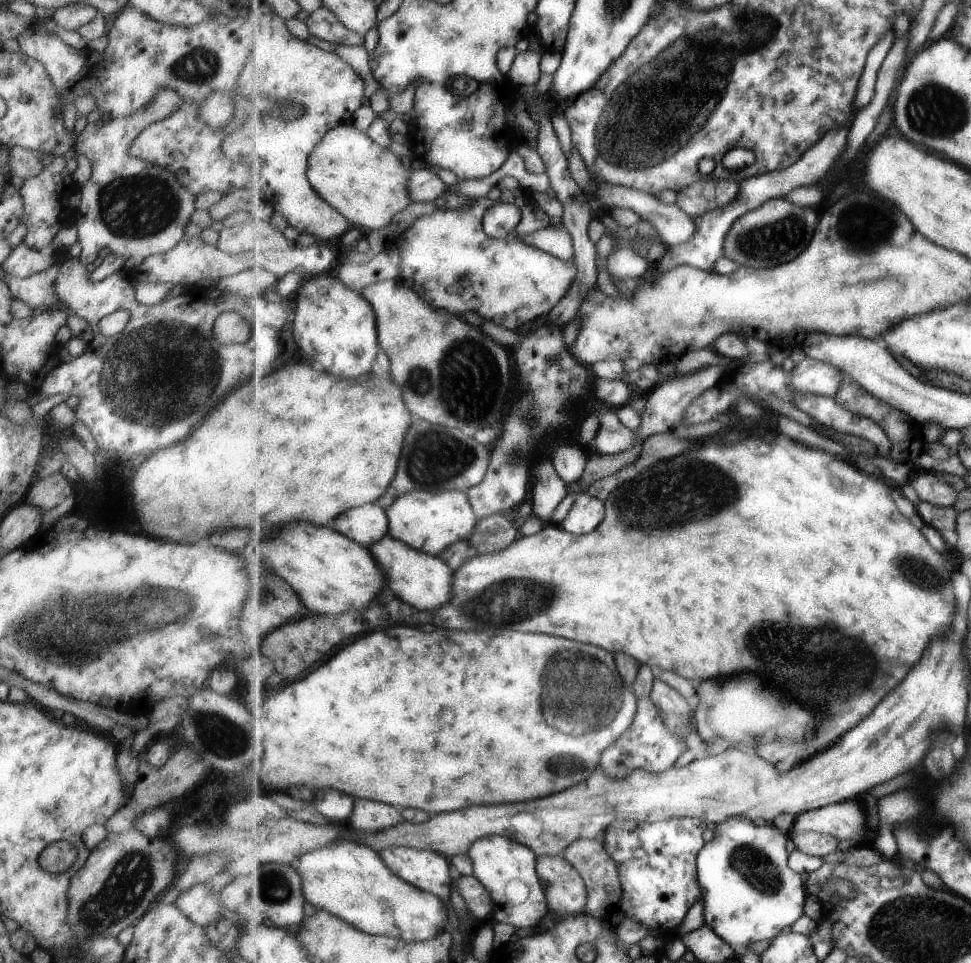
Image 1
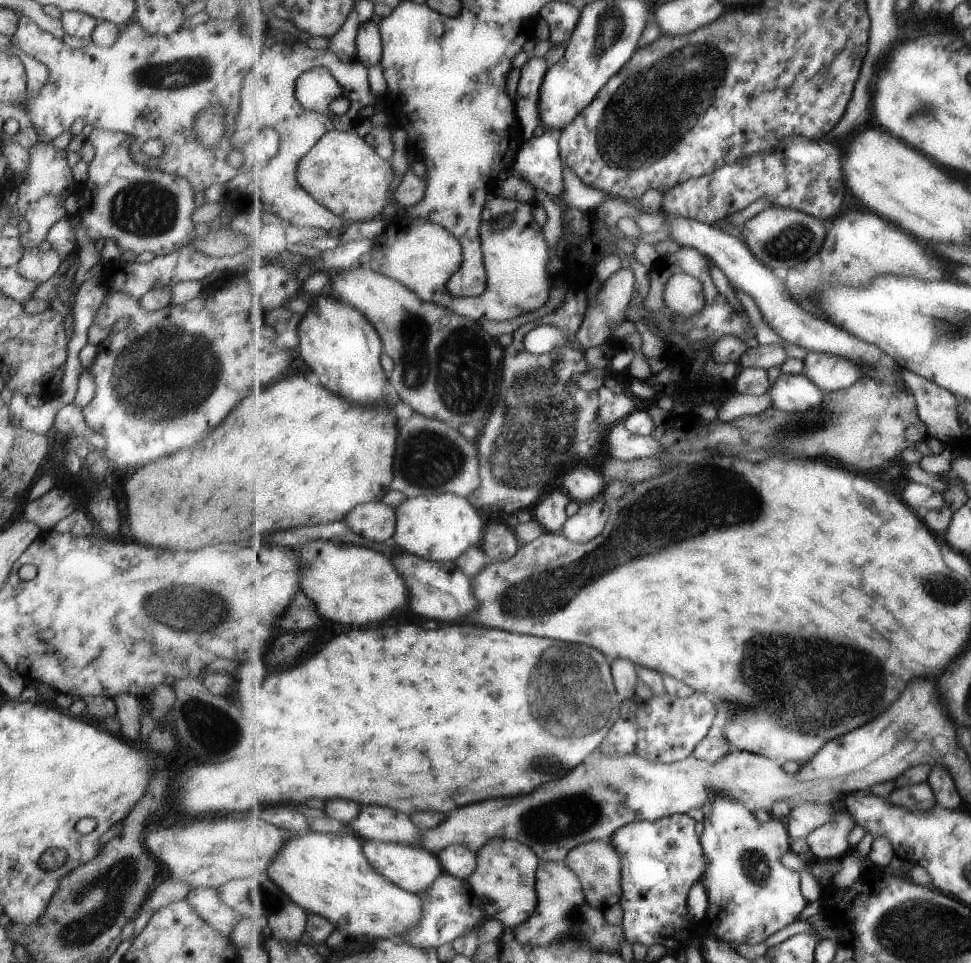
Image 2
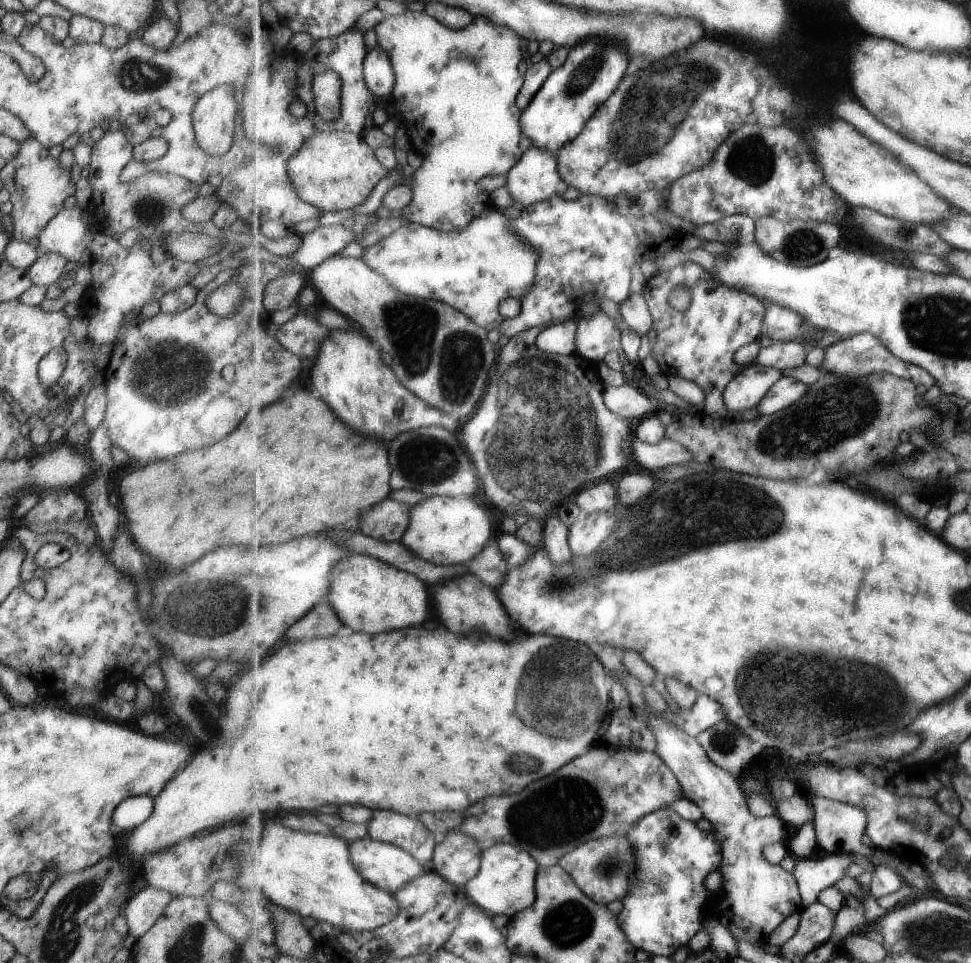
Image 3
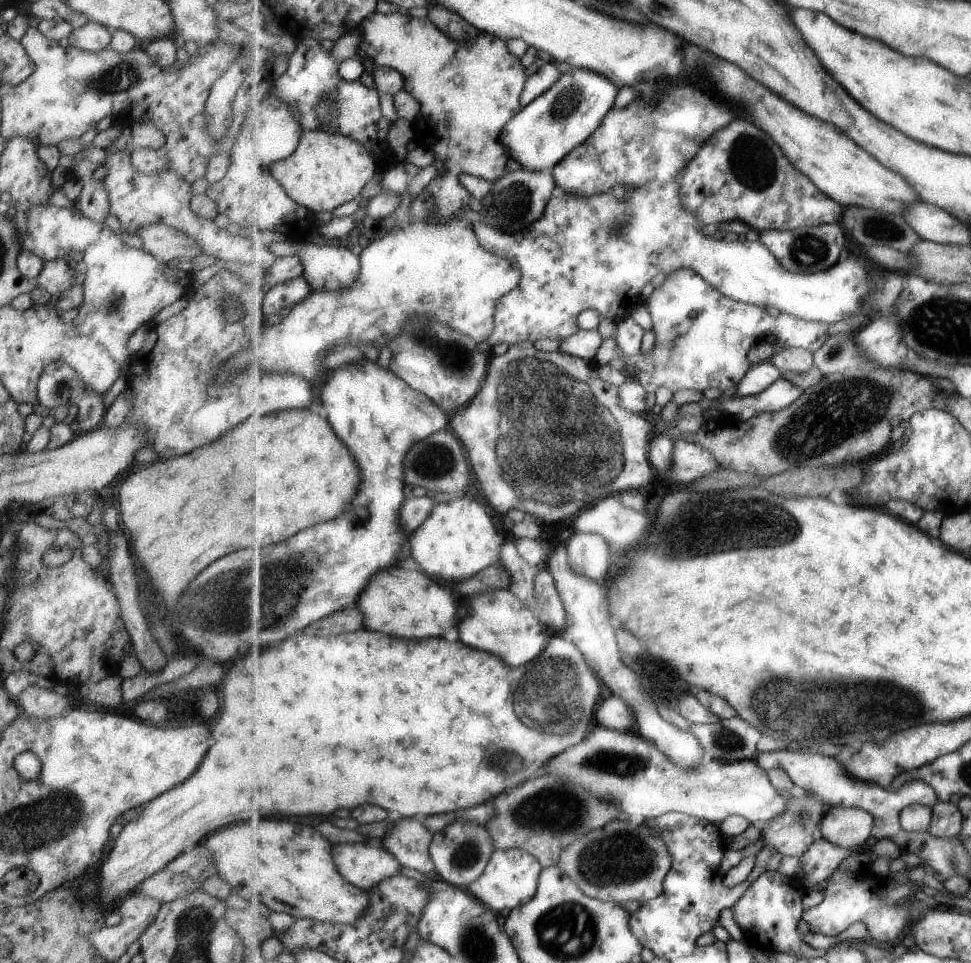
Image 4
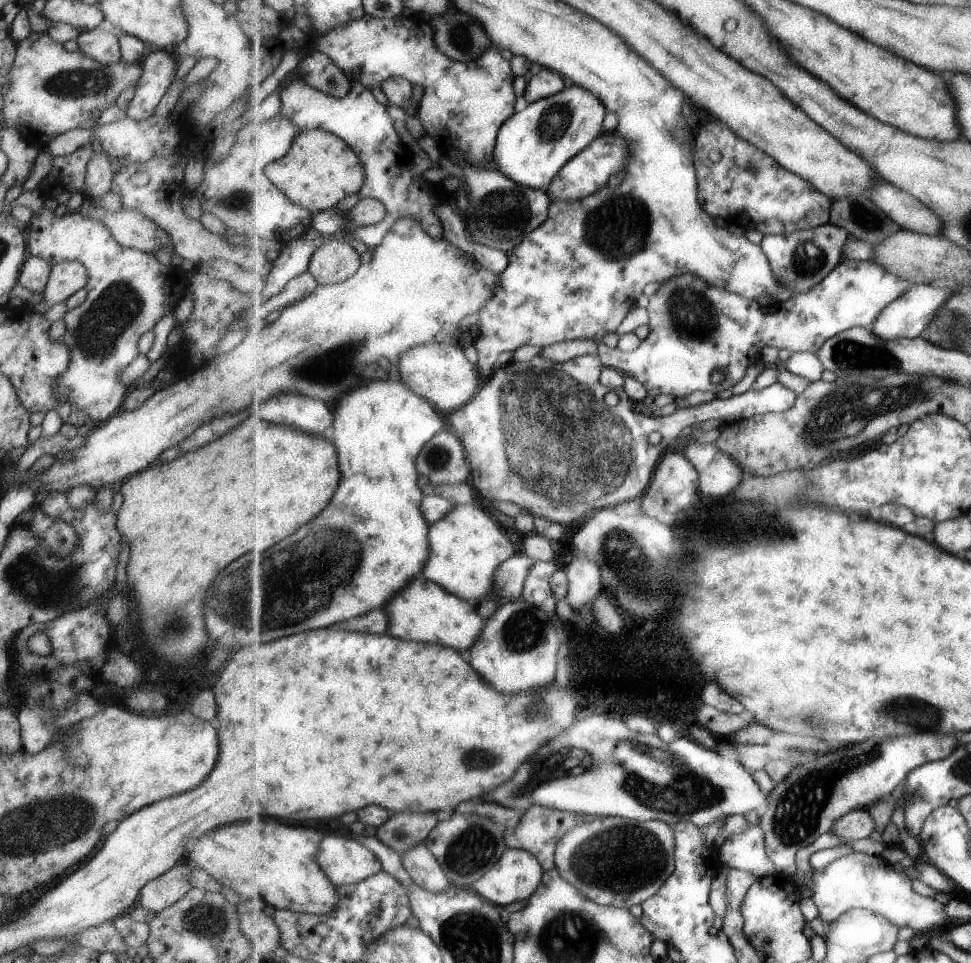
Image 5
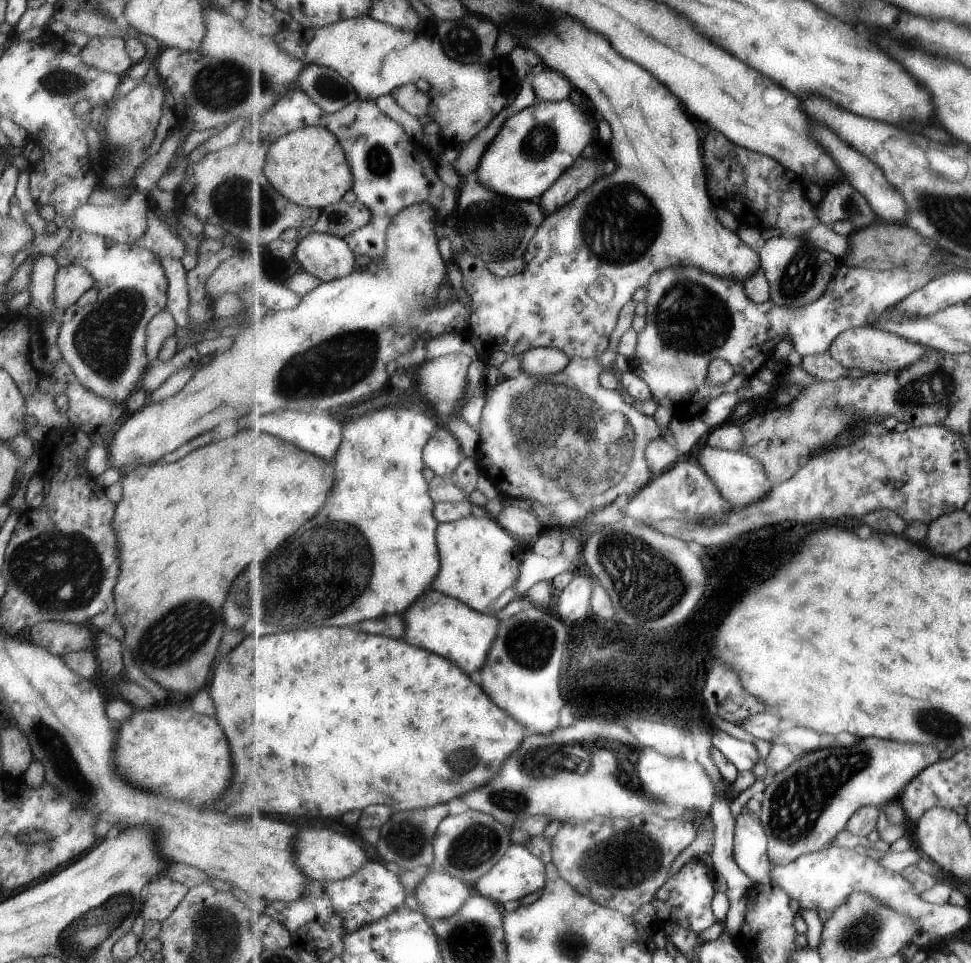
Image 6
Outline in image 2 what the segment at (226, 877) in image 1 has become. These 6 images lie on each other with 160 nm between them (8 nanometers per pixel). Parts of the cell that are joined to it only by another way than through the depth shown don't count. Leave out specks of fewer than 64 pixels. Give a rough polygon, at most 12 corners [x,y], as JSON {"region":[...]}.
{"region":[[191,888],[185,900],[221,936],[242,918],[217,889]]}

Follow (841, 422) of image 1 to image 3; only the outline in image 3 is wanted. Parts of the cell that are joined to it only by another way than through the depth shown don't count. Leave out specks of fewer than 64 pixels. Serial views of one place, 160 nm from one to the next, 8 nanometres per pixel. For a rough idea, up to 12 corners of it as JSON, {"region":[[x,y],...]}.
{"region":[[782,376],[755,408],[770,415],[799,402],[808,384]]}

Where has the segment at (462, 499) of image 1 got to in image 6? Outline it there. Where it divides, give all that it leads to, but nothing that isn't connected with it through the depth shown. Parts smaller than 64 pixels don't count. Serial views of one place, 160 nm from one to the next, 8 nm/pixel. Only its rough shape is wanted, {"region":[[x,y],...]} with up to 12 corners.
{"region":[[471,514],[438,526],[435,590],[493,615],[527,543]]}

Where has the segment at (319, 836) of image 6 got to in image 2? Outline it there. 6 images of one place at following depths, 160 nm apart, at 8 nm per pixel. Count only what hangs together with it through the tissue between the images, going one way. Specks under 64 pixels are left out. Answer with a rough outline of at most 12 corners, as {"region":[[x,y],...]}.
{"region":[[363,840],[375,870],[419,894],[445,872],[424,847]]}

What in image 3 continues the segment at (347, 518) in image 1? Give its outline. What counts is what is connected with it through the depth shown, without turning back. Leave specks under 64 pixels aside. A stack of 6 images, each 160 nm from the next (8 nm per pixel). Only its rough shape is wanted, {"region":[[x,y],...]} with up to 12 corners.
{"region":[[388,496],[358,518],[363,534],[401,541],[412,506]]}

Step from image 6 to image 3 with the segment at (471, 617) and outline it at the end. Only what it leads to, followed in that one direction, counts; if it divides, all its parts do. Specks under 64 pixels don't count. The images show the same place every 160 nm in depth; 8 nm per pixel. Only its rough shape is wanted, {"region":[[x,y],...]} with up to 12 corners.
{"region":[[365,553],[333,569],[328,594],[353,630],[423,624],[429,586]]}

